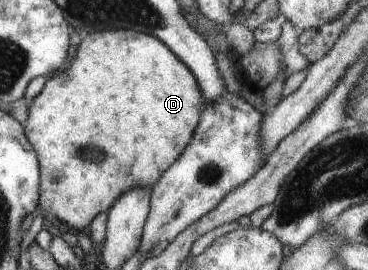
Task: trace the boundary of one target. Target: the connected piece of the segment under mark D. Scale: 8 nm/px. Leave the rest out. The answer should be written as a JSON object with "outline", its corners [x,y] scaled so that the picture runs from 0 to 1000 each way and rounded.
{"outline":[[[288,111],[223,130],[223,152],[209,181],[207,211],[190,230],[190,248],[152,285],[133,285],[109,348],[82,389],[76,441],[65,463],[76,522],[90,537],[106,581],[111,667],[106,678],[106,763],[174,819],[179,833],[228,856],[269,789],[291,789],[310,748],[359,696],[416,696],[440,644],[489,581],[489,570],[514,541],[557,400],[557,367],[527,274],[511,244],[478,211],[440,152],[402,122],[340,111]]]}

